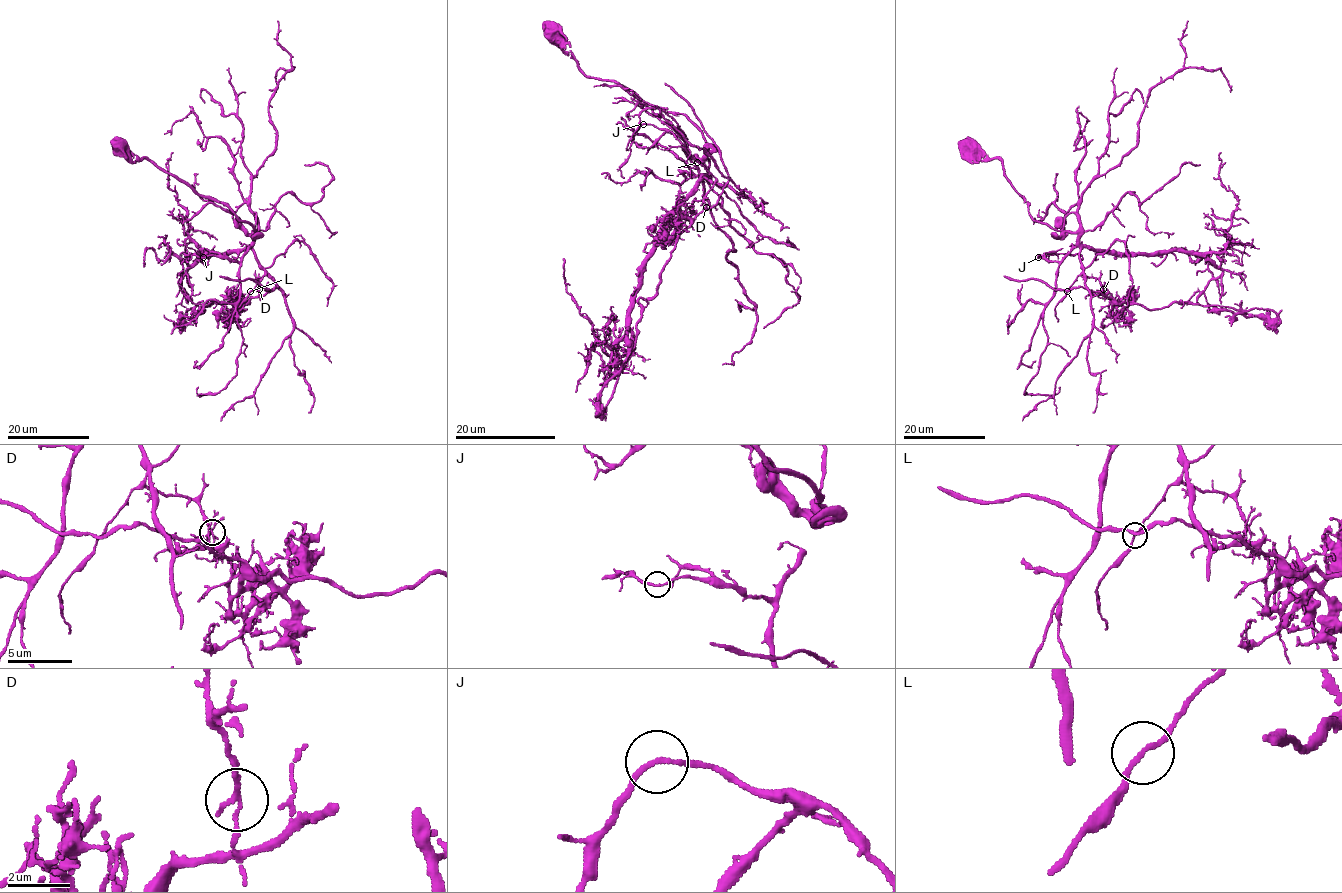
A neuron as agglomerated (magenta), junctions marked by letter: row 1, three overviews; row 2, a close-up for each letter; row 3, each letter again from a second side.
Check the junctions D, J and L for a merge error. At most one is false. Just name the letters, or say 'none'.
D

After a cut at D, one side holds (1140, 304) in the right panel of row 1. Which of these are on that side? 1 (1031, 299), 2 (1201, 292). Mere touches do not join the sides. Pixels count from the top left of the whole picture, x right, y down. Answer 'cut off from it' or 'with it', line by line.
1: cut off from it
2: cut off from it

